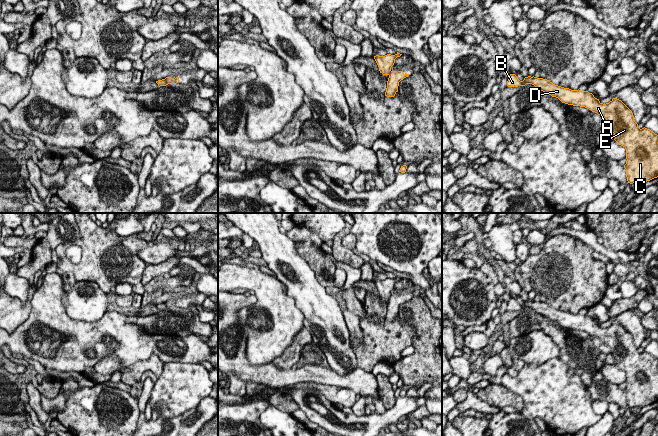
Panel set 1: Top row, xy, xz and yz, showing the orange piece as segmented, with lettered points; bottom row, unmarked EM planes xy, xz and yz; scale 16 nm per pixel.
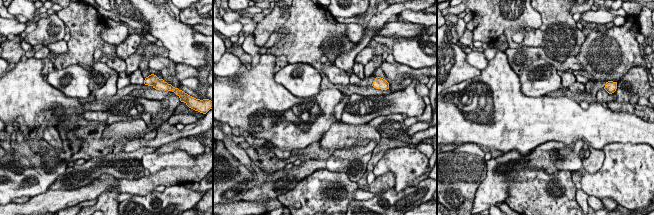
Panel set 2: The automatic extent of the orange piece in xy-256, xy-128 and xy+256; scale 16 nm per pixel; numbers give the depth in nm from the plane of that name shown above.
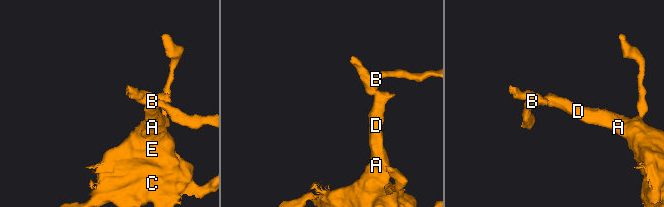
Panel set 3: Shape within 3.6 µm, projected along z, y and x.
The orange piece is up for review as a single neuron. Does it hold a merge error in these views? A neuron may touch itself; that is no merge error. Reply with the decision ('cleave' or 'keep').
cleave

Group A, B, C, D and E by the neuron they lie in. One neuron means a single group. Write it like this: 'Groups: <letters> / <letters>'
Groups: A C D E / B

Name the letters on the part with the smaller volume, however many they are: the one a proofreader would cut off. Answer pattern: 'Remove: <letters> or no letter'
Remove: B

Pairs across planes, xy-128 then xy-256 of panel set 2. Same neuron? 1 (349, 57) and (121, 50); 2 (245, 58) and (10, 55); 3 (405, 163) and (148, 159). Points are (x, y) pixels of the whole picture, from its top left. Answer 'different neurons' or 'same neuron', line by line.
1: same neuron
2: same neuron
3: same neuron

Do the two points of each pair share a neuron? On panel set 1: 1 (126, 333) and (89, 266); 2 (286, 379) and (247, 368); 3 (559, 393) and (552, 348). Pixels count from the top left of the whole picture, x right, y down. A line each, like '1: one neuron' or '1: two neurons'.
1: two neurons
2: one neuron
3: two neurons

